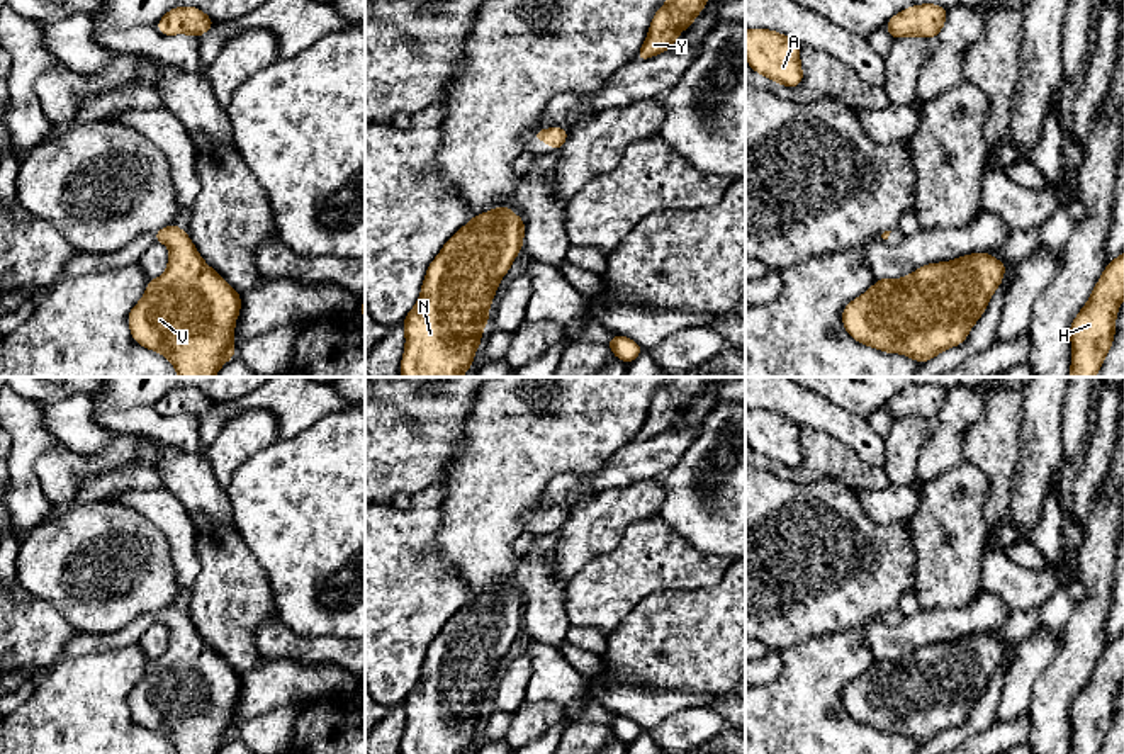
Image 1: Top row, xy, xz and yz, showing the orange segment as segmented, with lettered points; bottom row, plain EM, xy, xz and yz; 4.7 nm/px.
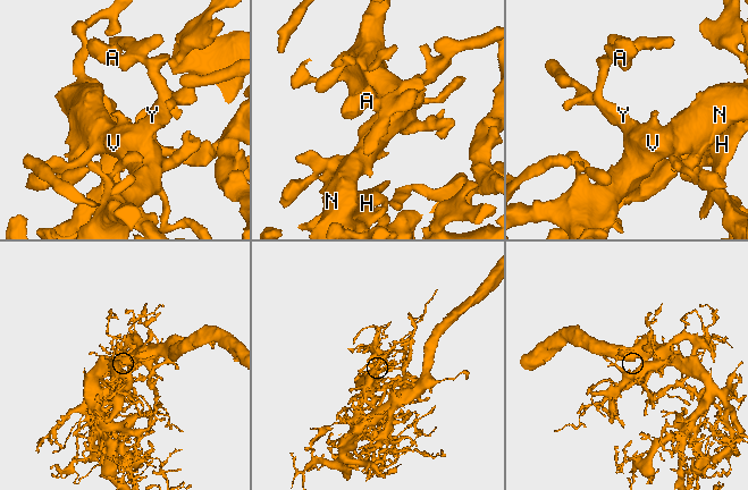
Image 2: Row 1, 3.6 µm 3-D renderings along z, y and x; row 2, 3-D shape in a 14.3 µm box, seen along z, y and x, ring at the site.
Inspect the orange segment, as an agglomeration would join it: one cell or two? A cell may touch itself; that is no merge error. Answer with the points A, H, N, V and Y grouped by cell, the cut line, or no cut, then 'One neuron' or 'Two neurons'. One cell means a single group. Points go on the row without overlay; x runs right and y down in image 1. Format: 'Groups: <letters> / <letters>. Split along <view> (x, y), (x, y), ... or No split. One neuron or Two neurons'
Groups: A H N V Y. No split. One neuron

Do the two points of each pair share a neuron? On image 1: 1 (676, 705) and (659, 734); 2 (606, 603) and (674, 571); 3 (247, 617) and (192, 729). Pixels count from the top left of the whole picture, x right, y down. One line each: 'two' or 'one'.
1: two
2: one
3: two

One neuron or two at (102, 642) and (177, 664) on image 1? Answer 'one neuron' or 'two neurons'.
one neuron

